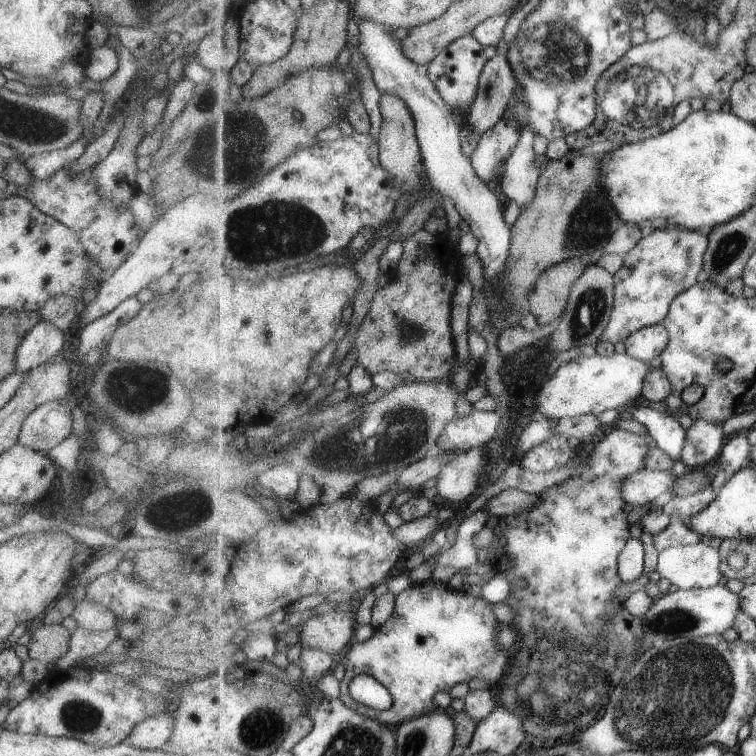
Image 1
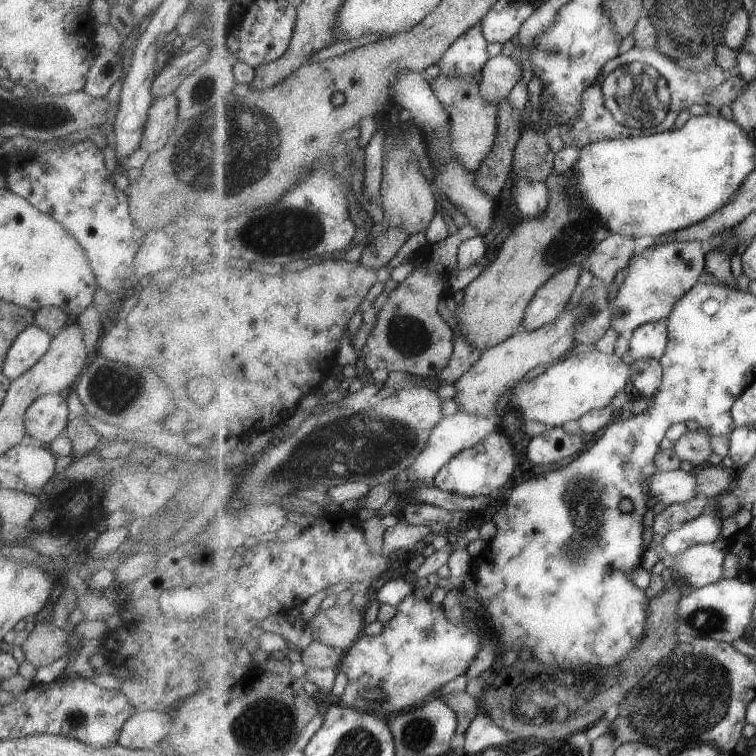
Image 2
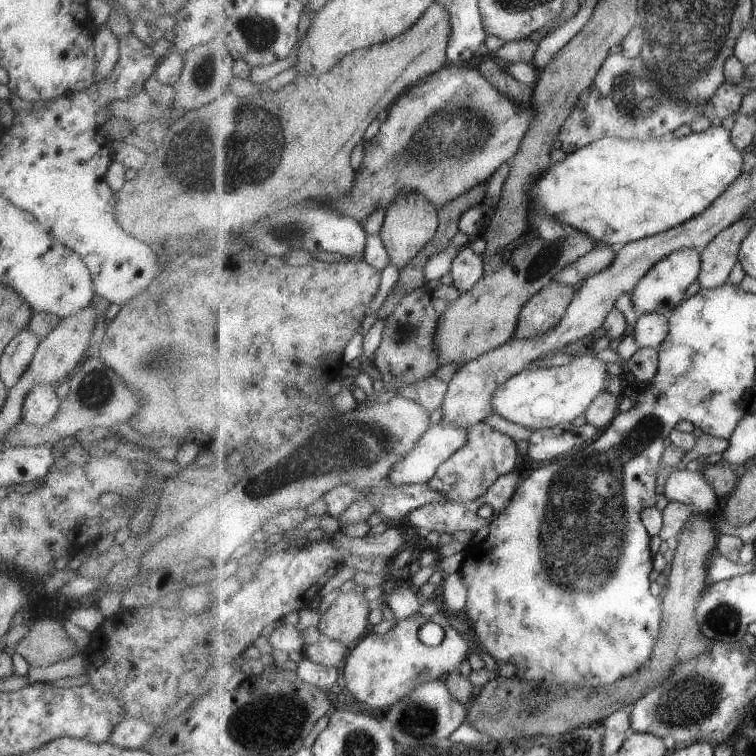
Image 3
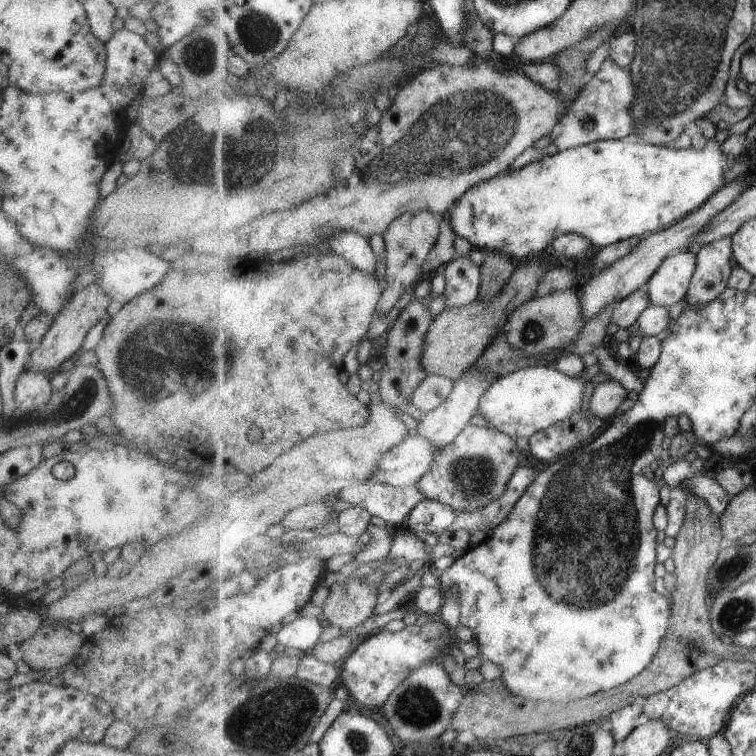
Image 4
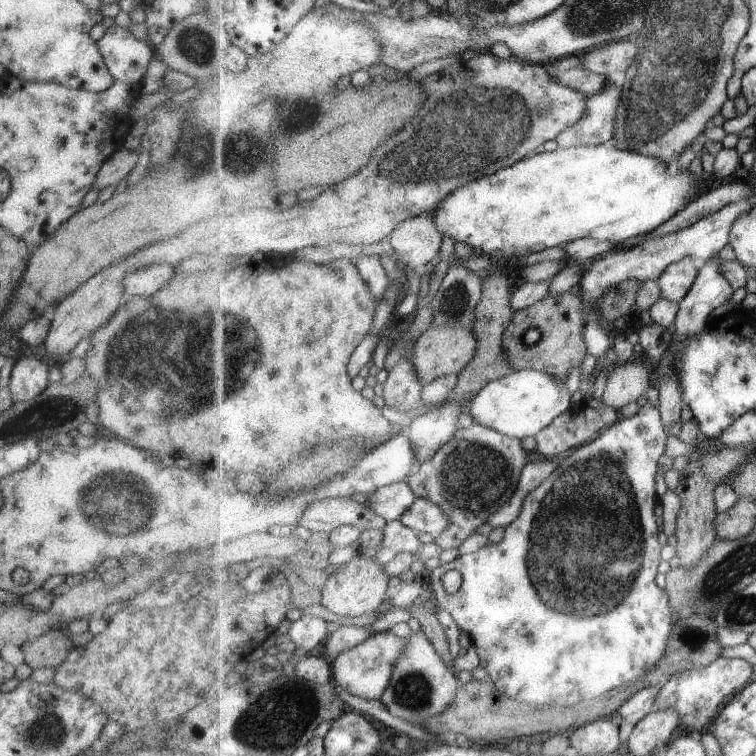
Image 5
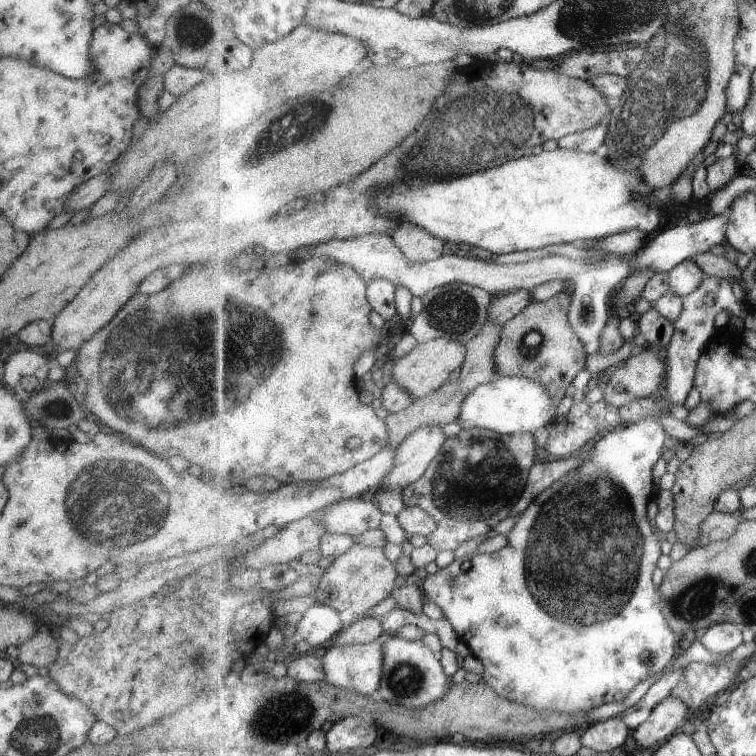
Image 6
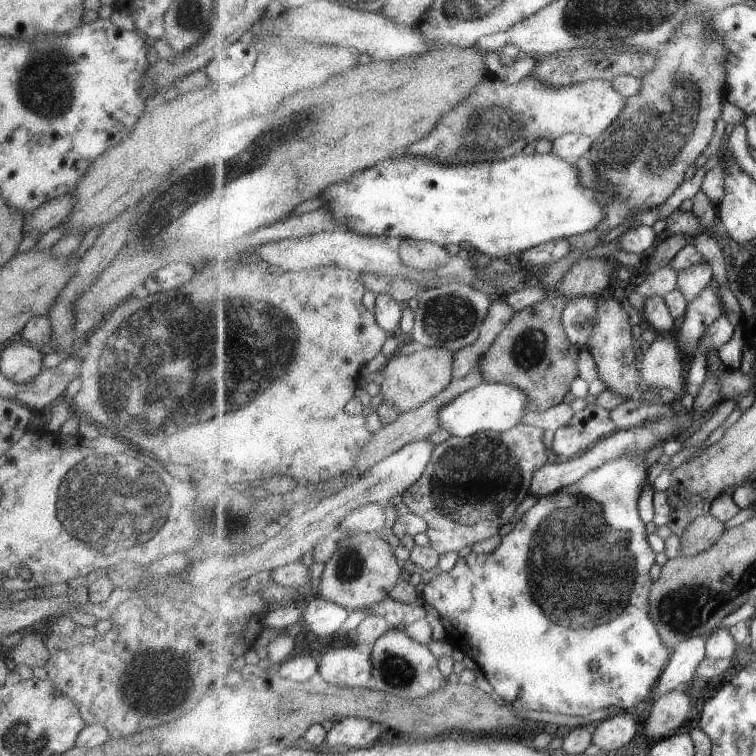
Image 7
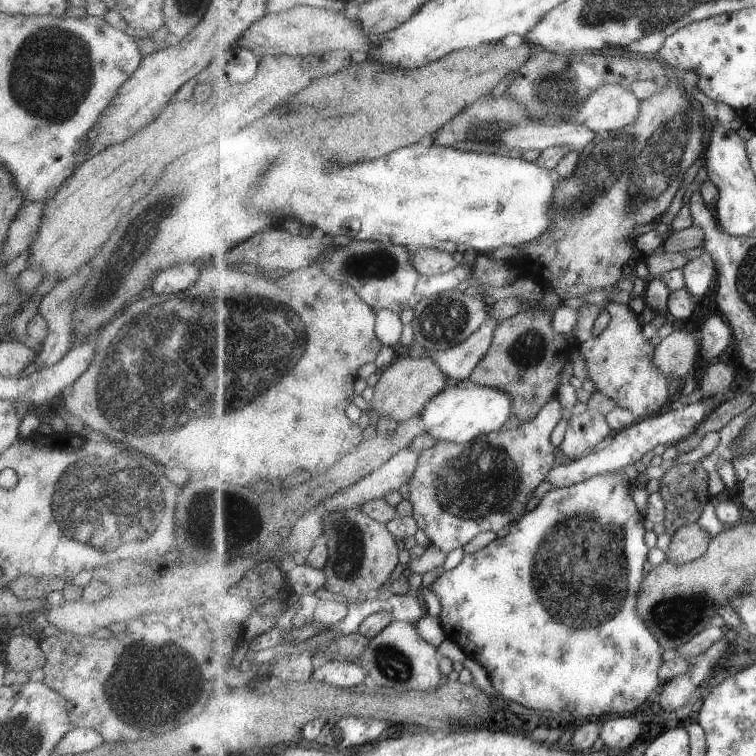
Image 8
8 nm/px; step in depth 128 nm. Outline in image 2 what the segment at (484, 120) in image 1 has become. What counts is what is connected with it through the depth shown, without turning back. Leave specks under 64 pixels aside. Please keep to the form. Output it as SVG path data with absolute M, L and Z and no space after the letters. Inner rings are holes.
M491 56L482 70L482 95L498 106L498 102L517 86L522 75L522 66L512 57Z

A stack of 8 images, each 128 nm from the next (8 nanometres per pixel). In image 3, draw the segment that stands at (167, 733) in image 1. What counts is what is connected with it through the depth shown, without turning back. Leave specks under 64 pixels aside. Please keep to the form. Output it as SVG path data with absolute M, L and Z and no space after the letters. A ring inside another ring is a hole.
M122 718L111 731L108 742L124 749L139 749L149 740L155 727L134 718Z

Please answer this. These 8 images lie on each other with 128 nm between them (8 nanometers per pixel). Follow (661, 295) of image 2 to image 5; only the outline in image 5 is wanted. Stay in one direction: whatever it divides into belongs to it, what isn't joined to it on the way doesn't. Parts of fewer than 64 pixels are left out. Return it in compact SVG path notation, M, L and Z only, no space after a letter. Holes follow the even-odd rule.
M691 257L669 265L658 278L662 297L680 303L690 293L700 269L701 263Z

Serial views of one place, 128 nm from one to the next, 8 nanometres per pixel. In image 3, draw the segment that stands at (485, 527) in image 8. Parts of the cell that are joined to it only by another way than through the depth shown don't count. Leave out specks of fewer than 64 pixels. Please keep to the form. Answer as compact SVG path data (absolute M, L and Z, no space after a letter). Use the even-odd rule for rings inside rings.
M481 421L469 428L468 441L445 462L442 462L435 476L426 483L427 486L440 492L449 501L468 503L481 498L498 481L498 478L515 470L517 460L519 460L519 450L517 450L515 440L504 433L502 434L499 430L494 430L491 426L485 424L485 421Z

